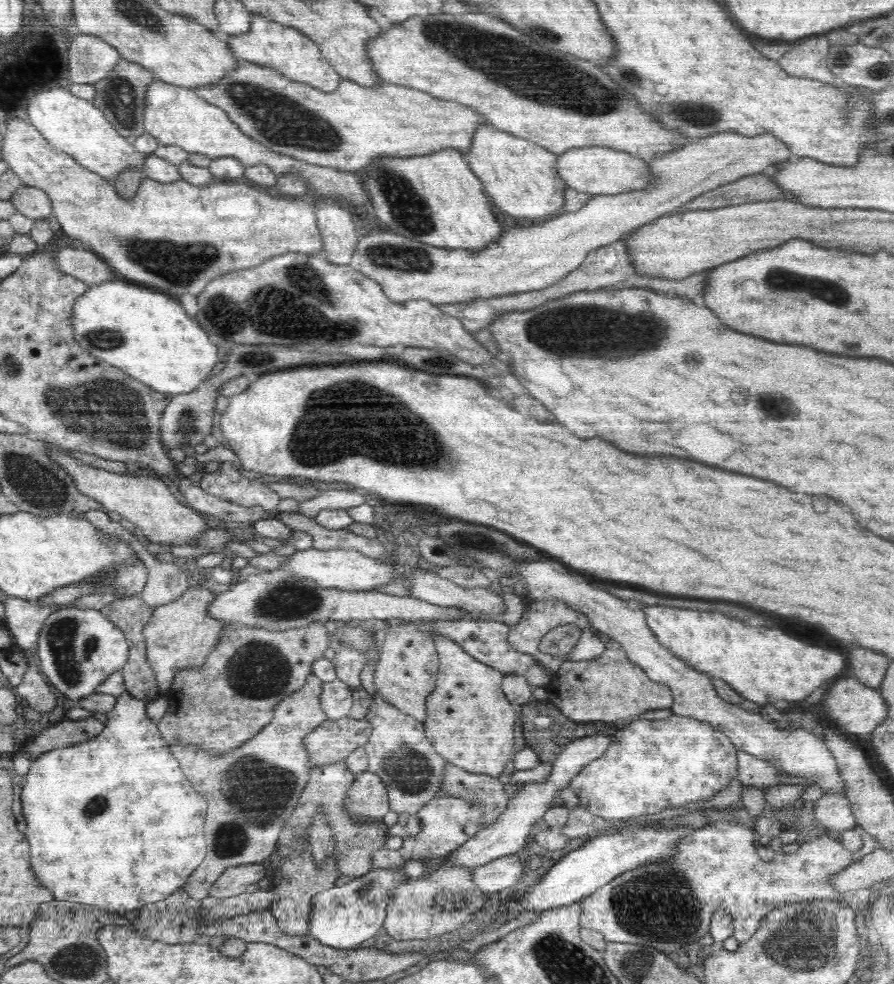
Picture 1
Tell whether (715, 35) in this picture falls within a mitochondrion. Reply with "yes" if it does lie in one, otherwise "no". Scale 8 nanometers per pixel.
no

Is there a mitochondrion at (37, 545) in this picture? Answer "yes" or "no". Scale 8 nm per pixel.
no

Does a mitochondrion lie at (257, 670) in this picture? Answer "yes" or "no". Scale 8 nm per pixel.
yes

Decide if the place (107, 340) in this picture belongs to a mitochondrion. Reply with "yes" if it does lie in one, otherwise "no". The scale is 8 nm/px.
yes

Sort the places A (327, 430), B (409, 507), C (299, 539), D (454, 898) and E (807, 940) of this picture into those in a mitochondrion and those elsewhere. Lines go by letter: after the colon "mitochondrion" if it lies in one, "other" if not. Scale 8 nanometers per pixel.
A: mitochondrion
B: other
C: other
D: mitochondrion
E: mitochondrion

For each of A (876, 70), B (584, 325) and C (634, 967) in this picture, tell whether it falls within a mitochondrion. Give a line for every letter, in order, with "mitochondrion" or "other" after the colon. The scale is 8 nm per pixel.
A: mitochondrion
B: mitochondrion
C: mitochondrion

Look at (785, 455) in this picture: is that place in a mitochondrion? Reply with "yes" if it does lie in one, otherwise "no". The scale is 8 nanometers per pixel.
no

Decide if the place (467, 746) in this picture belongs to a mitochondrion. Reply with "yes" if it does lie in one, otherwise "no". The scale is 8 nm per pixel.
no

